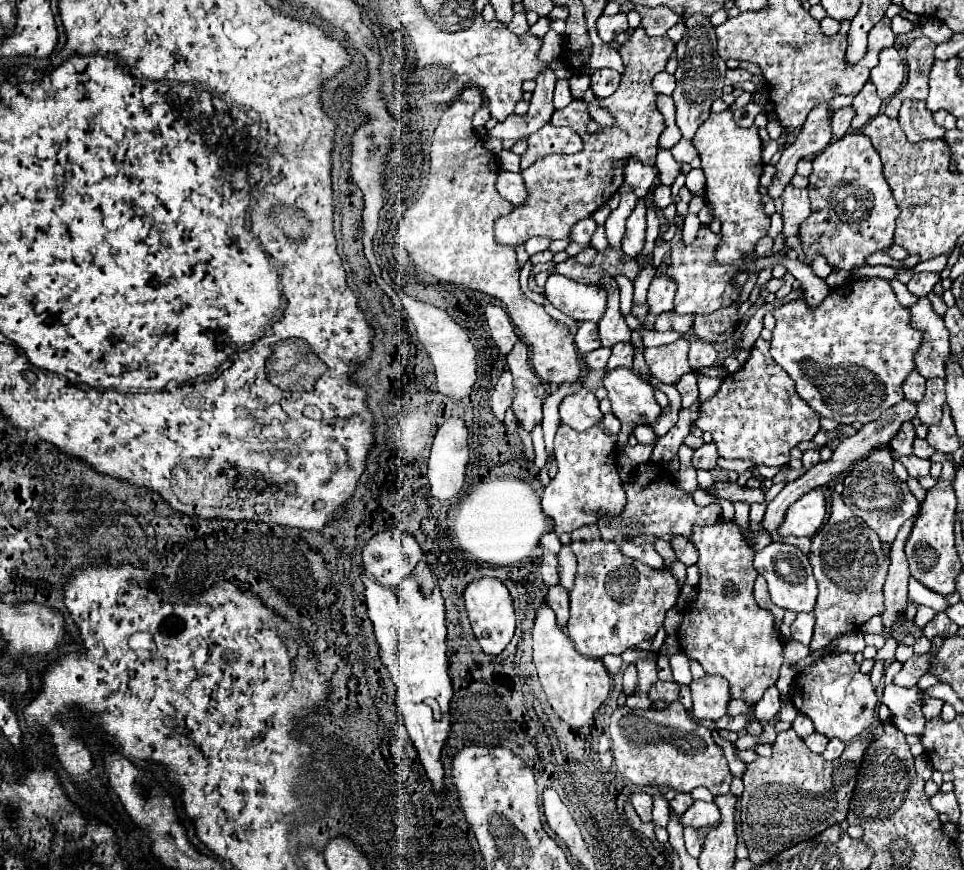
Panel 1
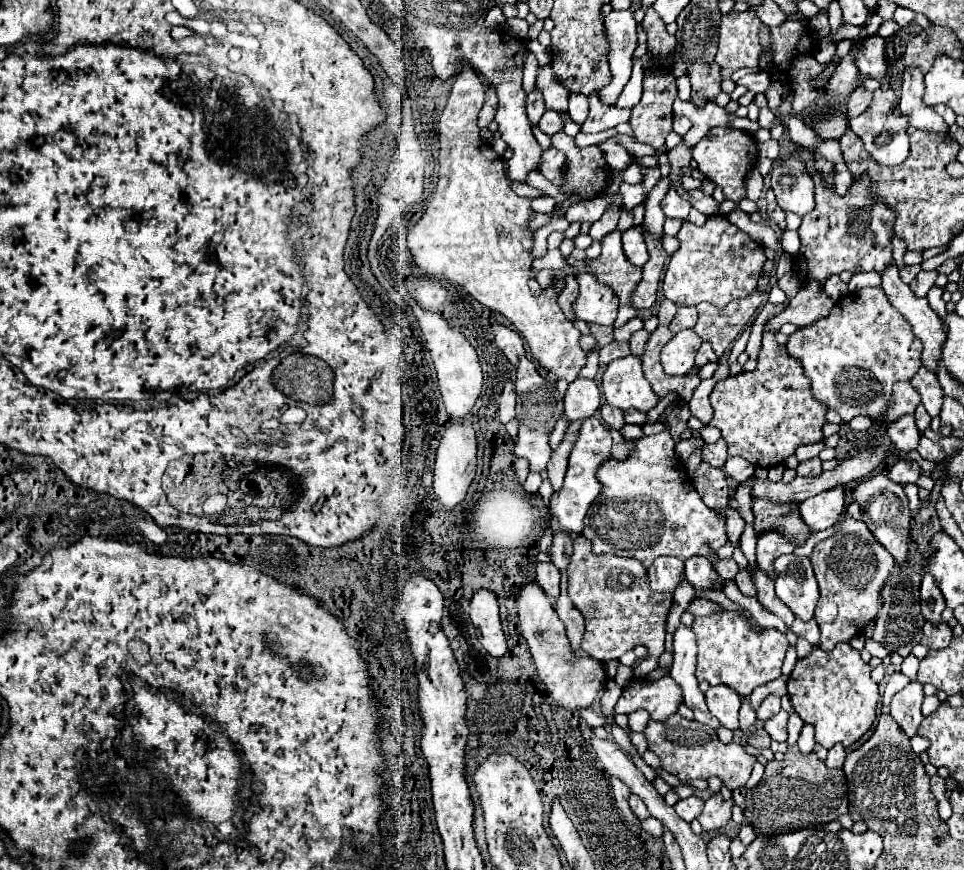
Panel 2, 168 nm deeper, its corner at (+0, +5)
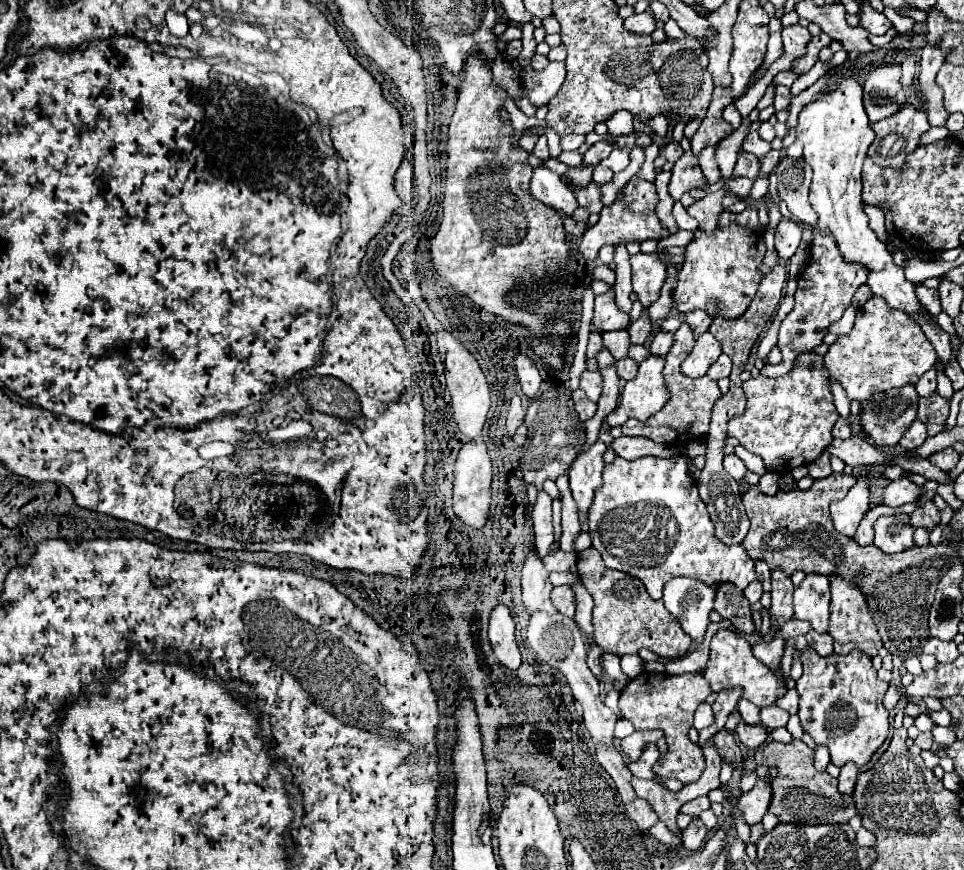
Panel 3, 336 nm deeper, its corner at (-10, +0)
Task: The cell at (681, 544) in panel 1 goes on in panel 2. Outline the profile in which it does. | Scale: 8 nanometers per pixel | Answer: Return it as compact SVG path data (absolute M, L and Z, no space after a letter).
M692 556L684 562L684 572L694 588L712 588L712 582L722 582L712 562L704 556Z

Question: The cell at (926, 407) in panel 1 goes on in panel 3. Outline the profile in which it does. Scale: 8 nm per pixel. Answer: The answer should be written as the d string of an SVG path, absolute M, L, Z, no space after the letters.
M870 297L866 305L856 311L852 333L838 337L838 341L830 345L828 353L824 355L824 363L830 371L830 377L844 385L850 399L870 399L876 391L888 391L916 381L920 397L936 391L934 347L928 343L928 339L924 339L920 325L916 325L906 313L888 307L880 297Z

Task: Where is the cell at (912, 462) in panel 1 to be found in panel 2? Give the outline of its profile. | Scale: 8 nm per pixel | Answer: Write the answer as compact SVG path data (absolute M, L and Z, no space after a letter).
M900 458L890 470L888 476L898 482L898 484L908 484L908 482L916 482L920 478L922 470L918 466L918 462L910 460L910 458Z

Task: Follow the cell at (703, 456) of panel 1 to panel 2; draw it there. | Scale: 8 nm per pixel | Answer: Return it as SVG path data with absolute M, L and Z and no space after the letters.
M720 438L714 444L704 444L702 448L702 462L708 462L714 468L722 468L726 462L726 442Z

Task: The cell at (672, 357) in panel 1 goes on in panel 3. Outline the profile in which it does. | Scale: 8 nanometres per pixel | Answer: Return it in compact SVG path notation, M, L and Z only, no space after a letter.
M704 333L696 339L696 345L688 359L682 363L682 371L688 377L702 377L712 367L712 363L722 355L720 343L714 339L712 333Z

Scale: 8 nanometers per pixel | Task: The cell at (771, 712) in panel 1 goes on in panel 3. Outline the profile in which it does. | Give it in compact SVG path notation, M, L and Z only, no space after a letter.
M772 705L772 707L764 707L760 711L760 725L764 725L768 731L774 731L778 727L786 727L788 723L788 711L780 709L778 705Z

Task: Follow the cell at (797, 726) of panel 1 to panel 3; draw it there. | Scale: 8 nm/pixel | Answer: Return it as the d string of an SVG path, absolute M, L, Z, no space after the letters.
M816 747L814 767L816 767L818 771L826 771L828 763L830 763L830 753L828 753L828 749L826 749L826 747Z

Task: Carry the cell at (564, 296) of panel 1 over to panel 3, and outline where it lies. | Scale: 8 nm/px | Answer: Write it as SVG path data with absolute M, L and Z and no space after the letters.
M612 293L606 295L598 295L596 297L596 305L594 305L594 327L598 331L616 331L620 327L628 327L630 325L630 315L618 311Z

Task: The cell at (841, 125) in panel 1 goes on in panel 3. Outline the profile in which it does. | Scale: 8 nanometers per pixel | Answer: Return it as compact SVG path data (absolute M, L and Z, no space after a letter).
M892 63L874 69L864 81L864 107L872 123L892 117L902 109L904 103L910 103L914 109L922 111L922 93L914 83L904 87L900 77L900 65Z

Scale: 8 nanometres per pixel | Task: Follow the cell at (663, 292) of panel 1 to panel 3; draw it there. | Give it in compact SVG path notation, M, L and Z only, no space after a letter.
M682 323L682 327L674 333L674 345L670 349L670 353L666 355L666 367L664 367L664 379L670 387L670 401L666 403L666 407L662 411L658 411L656 415L652 415L652 419L646 422L630 419L628 423L622 425L622 435L628 437L646 437L652 439L654 443L674 443L672 439L676 439L678 443L686 443L692 439L704 439L708 435L708 423L710 423L710 413L714 403L722 397L718 383L712 381L707 375L696 379L686 377L680 371L680 363L690 355L692 347L694 347L694 335L690 331L690 327L686 323Z

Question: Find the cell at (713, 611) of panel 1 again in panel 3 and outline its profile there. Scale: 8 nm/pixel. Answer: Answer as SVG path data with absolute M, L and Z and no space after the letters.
M722 629L712 637L710 659L708 659L704 677L708 679L710 689L714 693L720 693L722 689L728 689L728 687L742 687L744 699L748 699L756 707L768 707L778 697L784 697L784 693L786 693L786 685L762 661L758 661L752 655L752 647L744 639L744 635L730 631L730 629Z

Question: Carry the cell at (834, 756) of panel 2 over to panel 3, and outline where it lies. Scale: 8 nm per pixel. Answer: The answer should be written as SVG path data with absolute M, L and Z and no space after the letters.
M846 763L840 771L840 777L838 777L838 791L844 795L852 795L858 773L860 773L860 769L854 763Z

